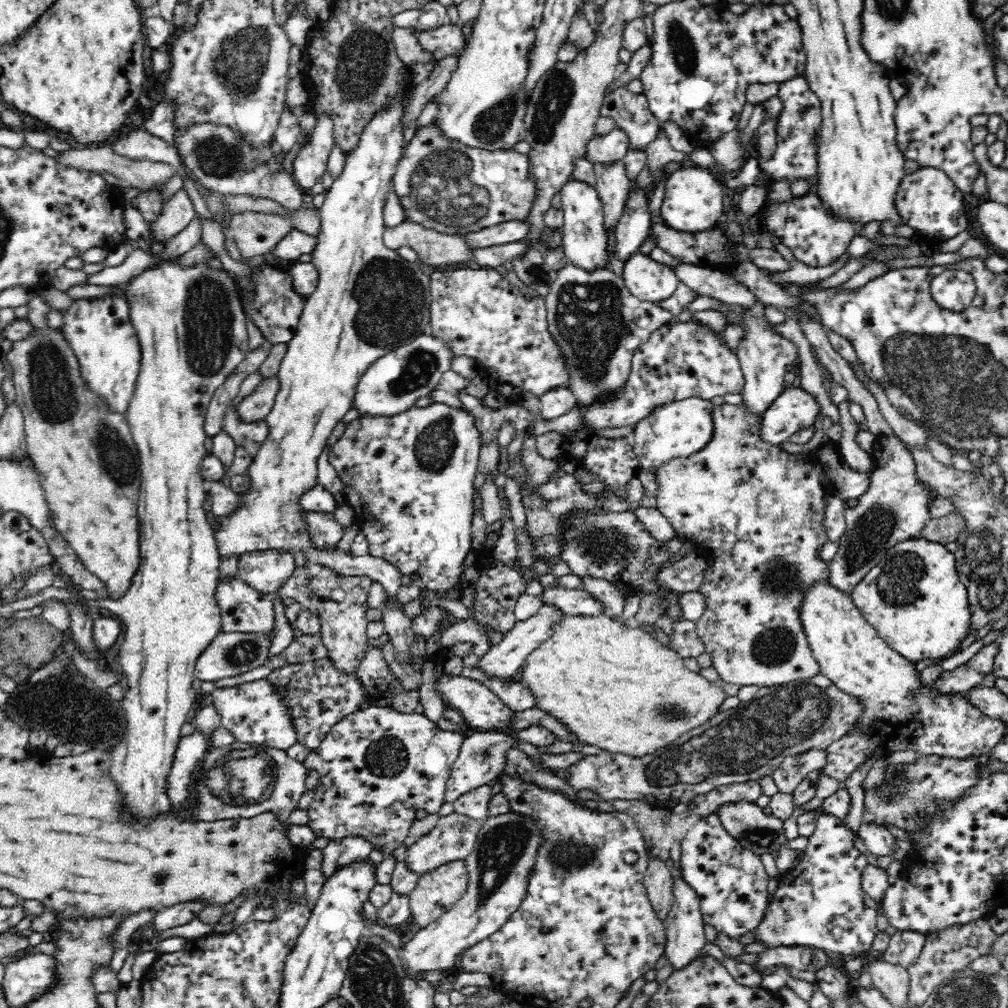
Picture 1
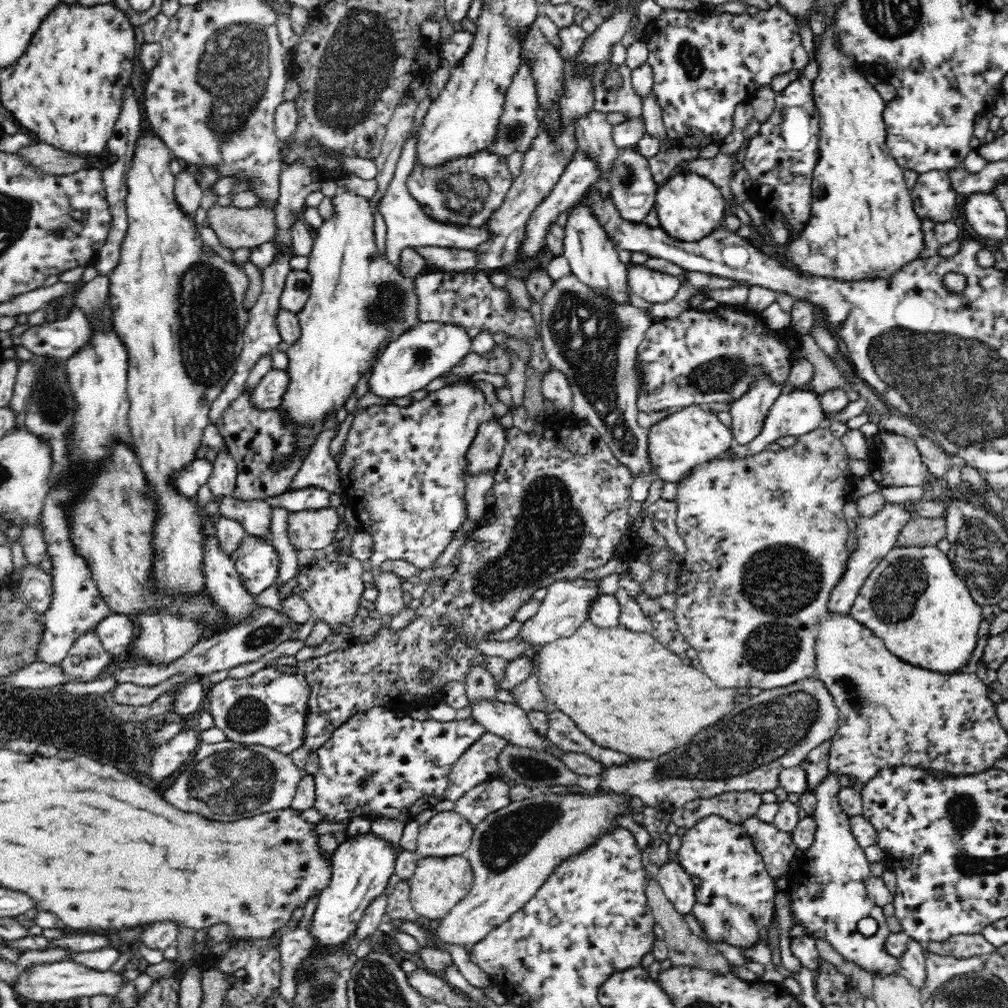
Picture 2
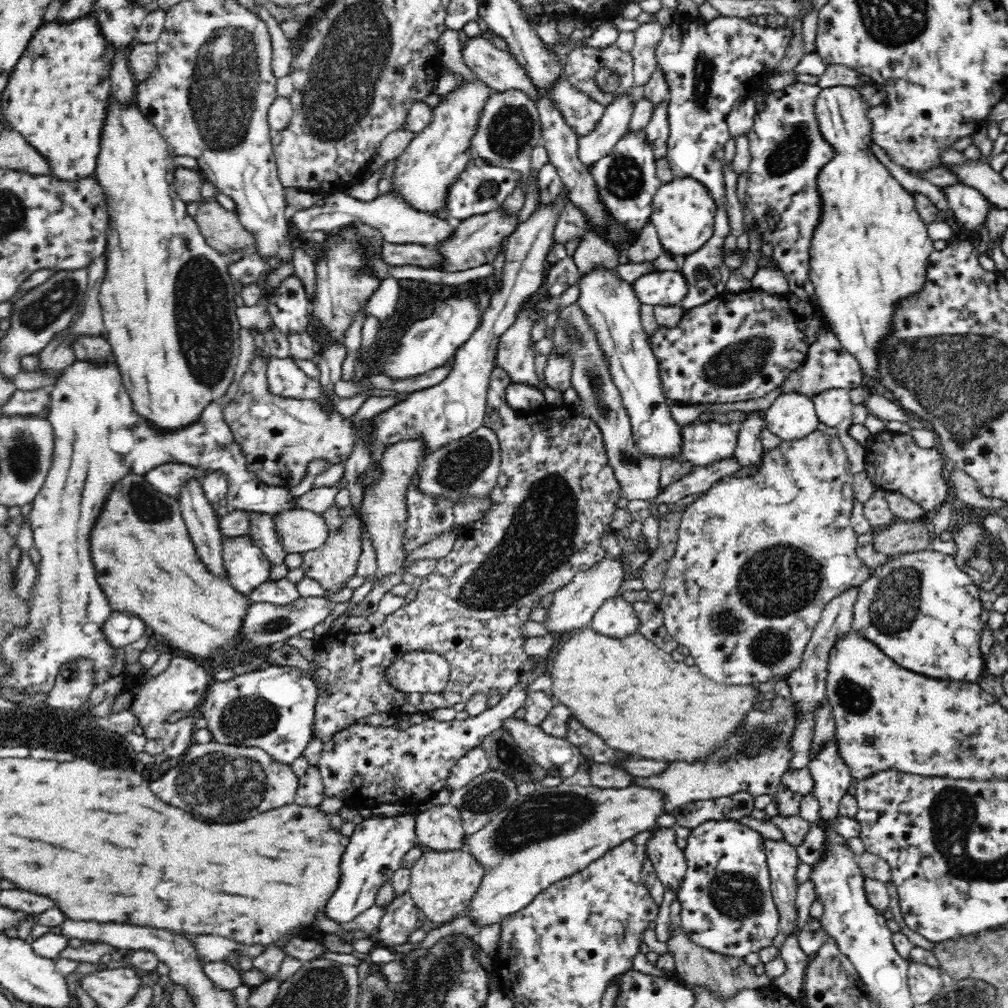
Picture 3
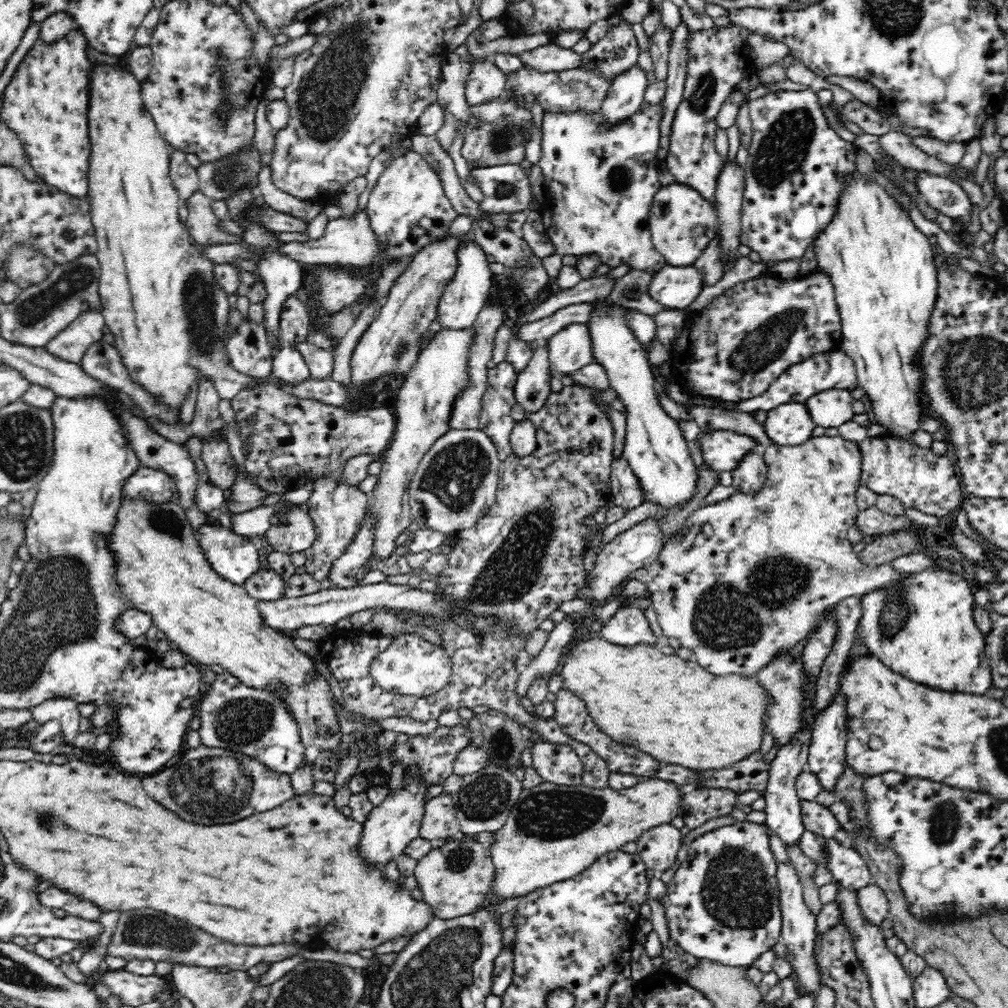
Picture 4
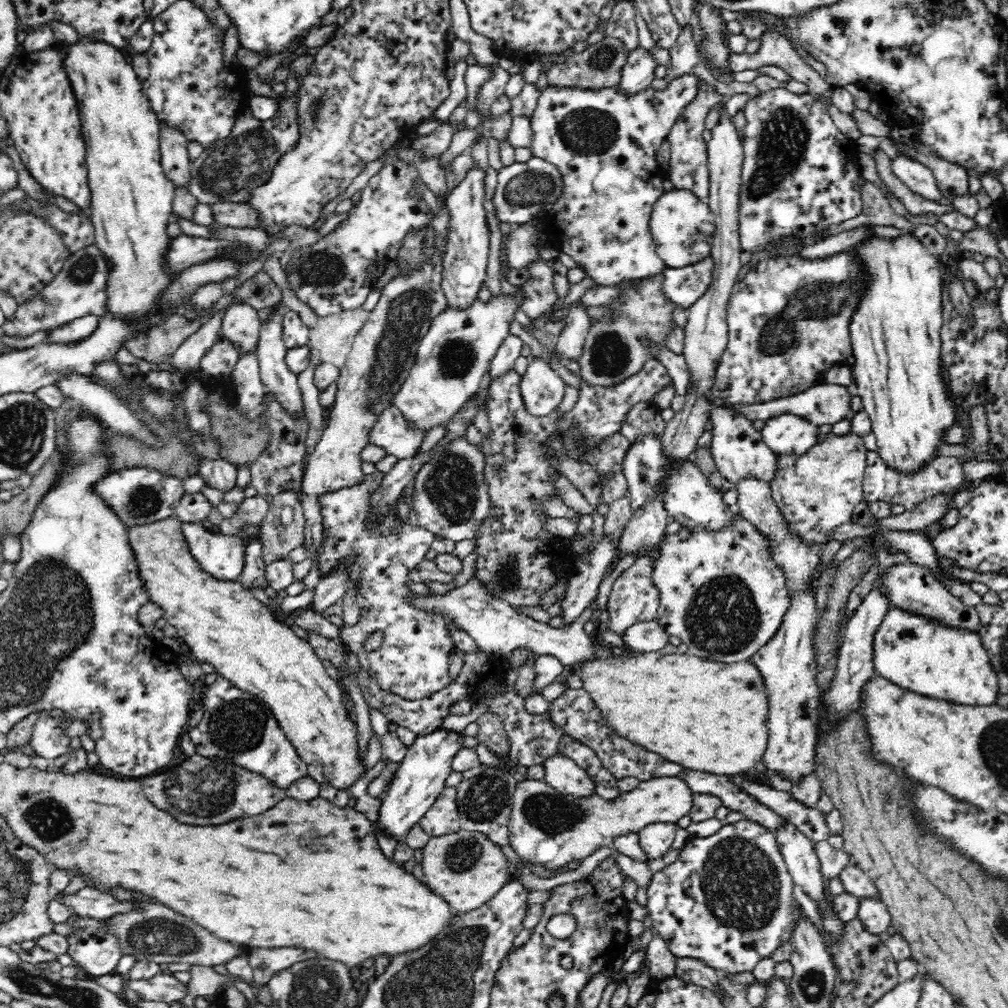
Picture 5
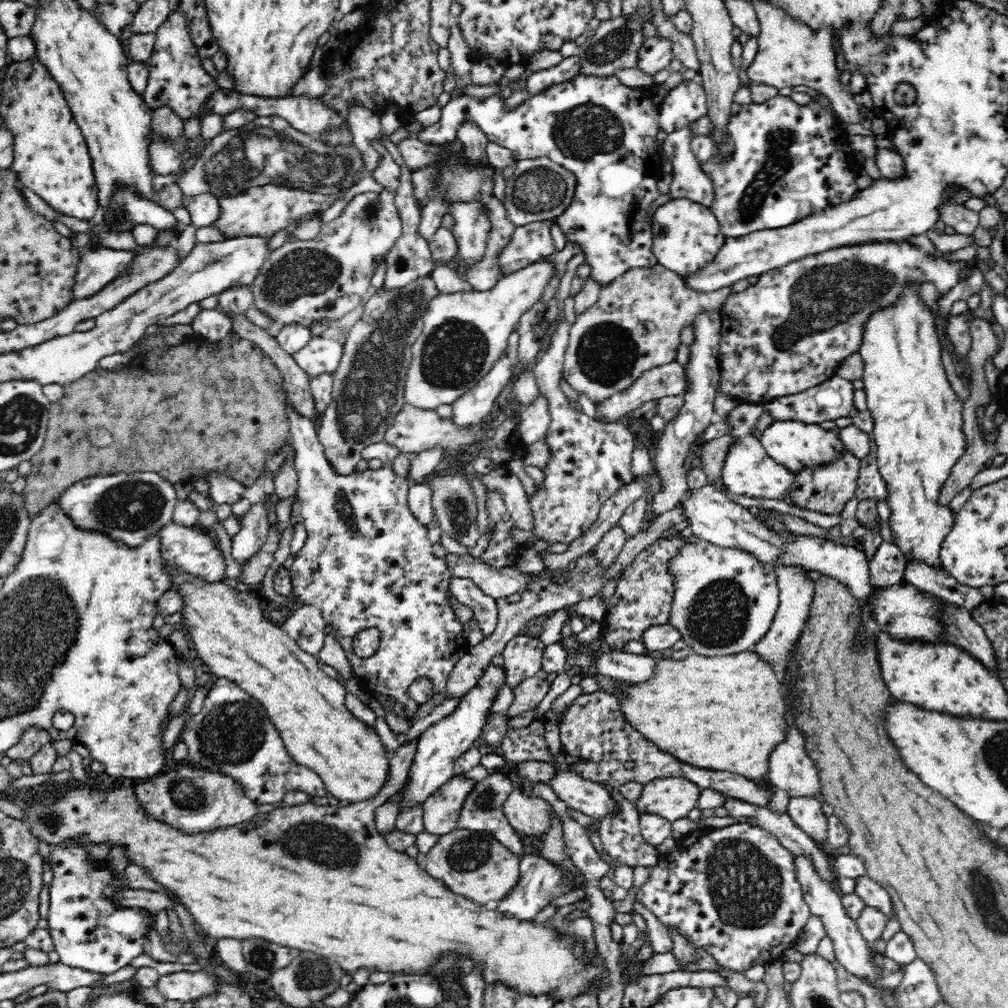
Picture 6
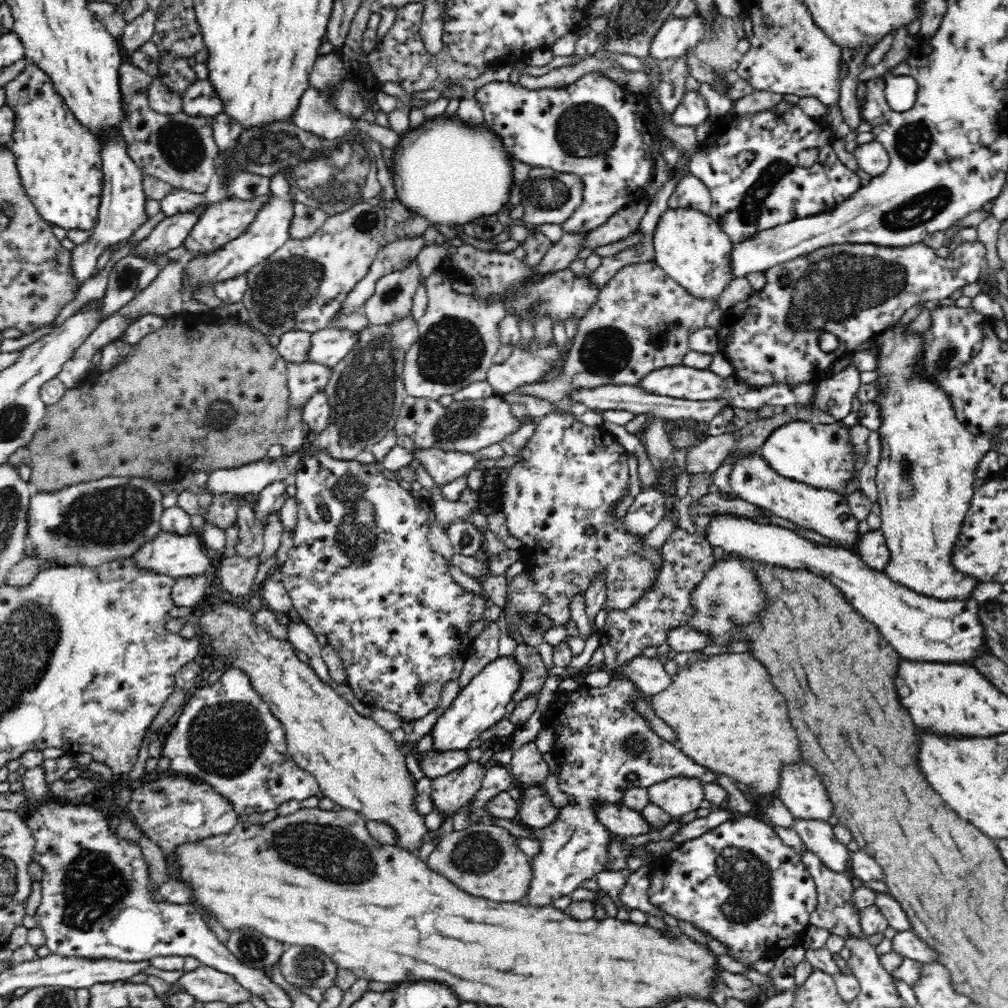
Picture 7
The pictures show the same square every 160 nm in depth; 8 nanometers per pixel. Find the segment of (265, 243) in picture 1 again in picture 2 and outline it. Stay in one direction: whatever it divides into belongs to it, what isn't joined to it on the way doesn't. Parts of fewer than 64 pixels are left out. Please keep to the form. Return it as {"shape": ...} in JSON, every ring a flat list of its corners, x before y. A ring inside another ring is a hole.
{"shape":[[214,204,208,211,208,227,216,233,224,248,258,249,262,244,276,241,280,233,276,208,222,207]]}

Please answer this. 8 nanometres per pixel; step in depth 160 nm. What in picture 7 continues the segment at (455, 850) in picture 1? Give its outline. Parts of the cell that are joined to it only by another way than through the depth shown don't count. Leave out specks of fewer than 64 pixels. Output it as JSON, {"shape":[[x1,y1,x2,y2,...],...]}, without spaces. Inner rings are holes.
{"shape":[[472,762,462,770,432,781,430,798,442,820,452,818,475,797,481,787,486,767]]}

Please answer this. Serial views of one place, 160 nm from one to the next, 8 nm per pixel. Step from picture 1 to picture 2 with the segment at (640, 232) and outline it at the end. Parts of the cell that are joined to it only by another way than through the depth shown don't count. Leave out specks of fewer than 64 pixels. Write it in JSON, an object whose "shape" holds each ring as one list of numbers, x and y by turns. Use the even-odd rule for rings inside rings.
{"shape":[[632,148,620,149,620,156,614,164,610,182,610,199,618,211,620,219,632,224,642,224,645,222,648,212,655,204,655,196,659,184,653,179,653,174,648,168,646,158,642,158]]}

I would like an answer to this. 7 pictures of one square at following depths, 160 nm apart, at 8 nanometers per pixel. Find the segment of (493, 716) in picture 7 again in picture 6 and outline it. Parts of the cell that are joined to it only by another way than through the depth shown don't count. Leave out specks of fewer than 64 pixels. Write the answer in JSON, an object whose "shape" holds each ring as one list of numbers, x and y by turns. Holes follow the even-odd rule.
{"shape":[[490,661,484,667,478,686,462,695,463,702,460,703,456,713,448,716,448,719,444,718,430,727,425,727,416,743,416,752,408,770,406,786,401,789,401,795,397,800,399,813,424,805,436,790,444,787,456,776,454,773,456,760,473,747,474,741,481,738,492,704,505,684,504,680,505,668]]}

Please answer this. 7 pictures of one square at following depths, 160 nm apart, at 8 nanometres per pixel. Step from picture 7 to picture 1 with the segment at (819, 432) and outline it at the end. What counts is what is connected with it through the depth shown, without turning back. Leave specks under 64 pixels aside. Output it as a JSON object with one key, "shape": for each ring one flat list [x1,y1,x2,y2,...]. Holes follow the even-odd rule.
{"shape":[[798,387,784,389,763,412,763,439,780,445,791,434,814,424,820,412,816,397]]}

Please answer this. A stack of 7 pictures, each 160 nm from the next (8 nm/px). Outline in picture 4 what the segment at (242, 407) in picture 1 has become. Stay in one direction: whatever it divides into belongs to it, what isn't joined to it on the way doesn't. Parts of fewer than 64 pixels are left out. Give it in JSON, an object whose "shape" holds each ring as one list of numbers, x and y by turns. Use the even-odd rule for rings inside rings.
{"shape":[[294,345,276,351,271,372,275,380,282,382,282,385,290,385,290,387,311,379,304,357,298,353]]}

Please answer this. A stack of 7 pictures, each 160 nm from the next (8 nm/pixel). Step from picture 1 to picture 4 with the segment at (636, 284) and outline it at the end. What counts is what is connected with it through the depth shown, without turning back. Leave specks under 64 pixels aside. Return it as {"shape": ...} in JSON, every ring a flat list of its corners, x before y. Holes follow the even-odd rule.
{"shape":[[663,264,651,279,648,295,667,309,688,307,703,289,699,272,690,265]]}

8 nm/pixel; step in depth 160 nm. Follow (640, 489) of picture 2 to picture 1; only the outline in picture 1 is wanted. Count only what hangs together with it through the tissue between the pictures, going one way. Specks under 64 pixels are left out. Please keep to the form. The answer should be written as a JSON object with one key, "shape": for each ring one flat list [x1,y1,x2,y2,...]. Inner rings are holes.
{"shape":[[698,397,668,401,655,406,634,425,633,447,639,466,653,473,657,466,671,458,687,457,702,449,712,436,712,409,710,400]]}

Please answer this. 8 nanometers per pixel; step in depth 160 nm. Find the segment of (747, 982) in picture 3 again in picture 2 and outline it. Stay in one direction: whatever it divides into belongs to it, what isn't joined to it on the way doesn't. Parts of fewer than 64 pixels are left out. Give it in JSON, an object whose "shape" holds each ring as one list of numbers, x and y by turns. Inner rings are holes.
{"shape":[[657,877,649,879,645,888,645,893,647,896,647,903,650,905,651,913,655,921,663,928,664,934,662,939,667,946,667,957,670,958,672,967,694,965,703,967,704,969,714,969,724,974,729,973,730,962,727,962,727,960,713,947,711,942,706,942,691,933,684,918,676,912,674,905,664,894,663,888,660,887]]}

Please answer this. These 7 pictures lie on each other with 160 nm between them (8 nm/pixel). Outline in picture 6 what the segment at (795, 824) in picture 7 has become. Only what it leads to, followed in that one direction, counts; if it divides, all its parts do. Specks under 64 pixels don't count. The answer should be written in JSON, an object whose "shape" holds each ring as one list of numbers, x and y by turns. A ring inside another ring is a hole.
{"shape":[[816,795,790,797,787,813,813,840,826,840,828,819,822,813,822,799]]}

